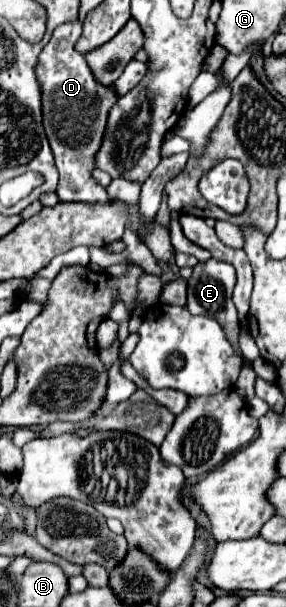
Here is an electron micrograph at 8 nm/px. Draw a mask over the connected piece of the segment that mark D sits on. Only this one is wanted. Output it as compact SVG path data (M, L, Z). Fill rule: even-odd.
M65 23L53 31L51 41L39 55L37 63L37 79L43 89L43 125L49 139L49 145L55 153L55 165L59 169L59 185L57 195L59 201L109 201L107 191L93 179L93 171L97 169L93 157L97 157L97 149L101 149L101 141L105 135L105 125L109 117L109 109L117 103L115 89L101 85L87 61L85 55L77 53L75 43L81 37L81 23Z

